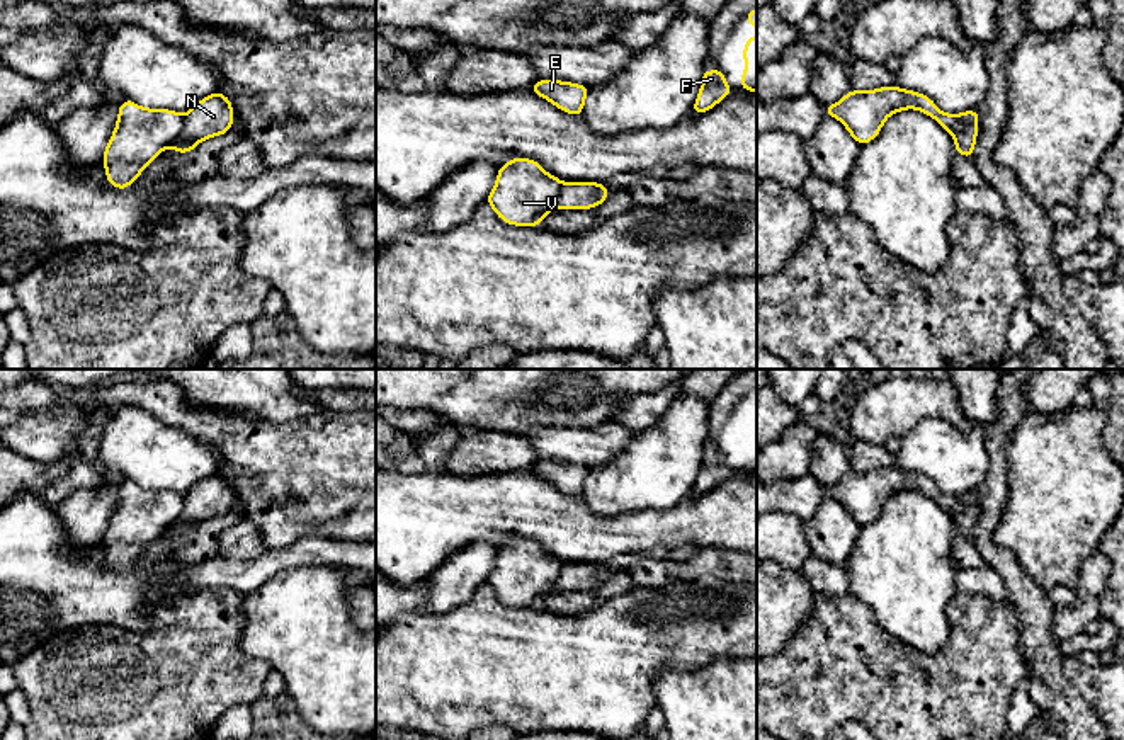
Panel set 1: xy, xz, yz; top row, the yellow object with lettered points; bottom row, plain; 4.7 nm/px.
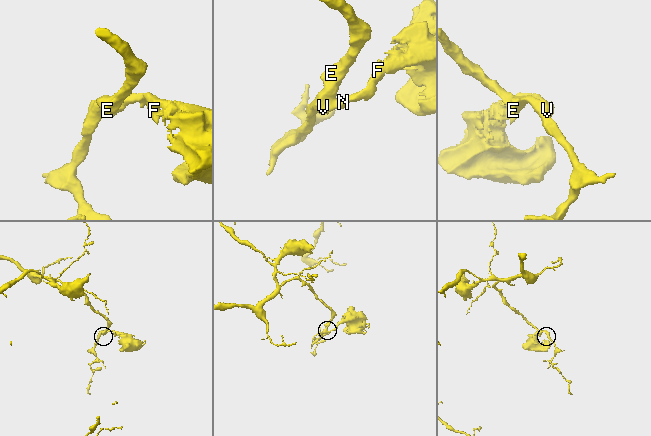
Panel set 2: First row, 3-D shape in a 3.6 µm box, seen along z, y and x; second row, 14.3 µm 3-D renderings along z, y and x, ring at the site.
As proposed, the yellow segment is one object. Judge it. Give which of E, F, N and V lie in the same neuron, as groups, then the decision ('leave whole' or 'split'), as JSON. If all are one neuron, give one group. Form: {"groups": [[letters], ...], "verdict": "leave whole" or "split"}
{"groups": [["E", "V"], ["F", "N"]], "verdict": "split"}

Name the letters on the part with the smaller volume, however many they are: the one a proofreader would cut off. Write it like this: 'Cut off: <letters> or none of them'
Cut off: F, N

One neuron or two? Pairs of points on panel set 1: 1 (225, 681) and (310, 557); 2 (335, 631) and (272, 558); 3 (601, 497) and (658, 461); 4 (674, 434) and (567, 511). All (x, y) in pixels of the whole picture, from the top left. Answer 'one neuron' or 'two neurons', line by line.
1: two neurons
2: two neurons
3: one neuron
4: two neurons

